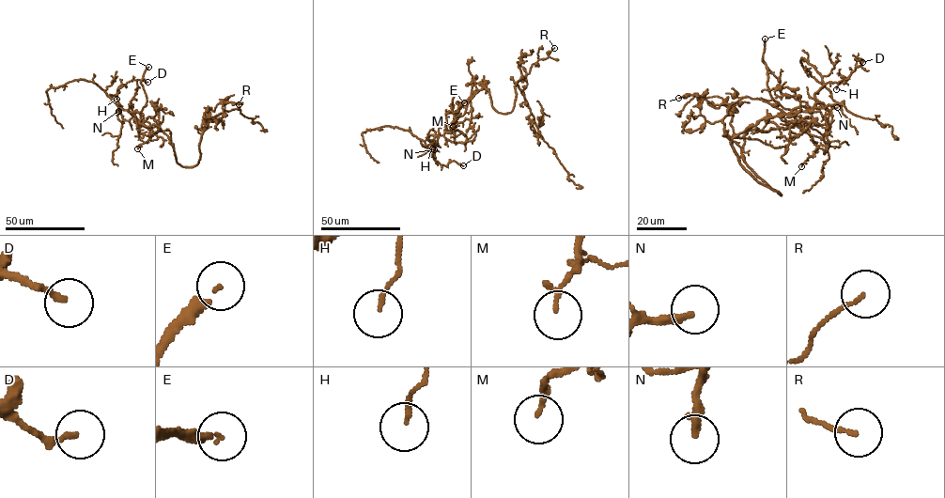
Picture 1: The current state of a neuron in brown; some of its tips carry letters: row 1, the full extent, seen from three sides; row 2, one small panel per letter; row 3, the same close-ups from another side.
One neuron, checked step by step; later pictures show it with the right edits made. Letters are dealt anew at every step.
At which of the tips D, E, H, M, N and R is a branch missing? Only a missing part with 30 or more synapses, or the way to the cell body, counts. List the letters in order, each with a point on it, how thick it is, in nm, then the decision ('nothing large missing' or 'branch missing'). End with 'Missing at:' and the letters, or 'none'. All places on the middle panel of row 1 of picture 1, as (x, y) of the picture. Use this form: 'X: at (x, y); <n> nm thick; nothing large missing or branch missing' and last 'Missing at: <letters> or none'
D: at (463, 165); 170 nm thick; nothing large missing
E: at (464, 102); 190 nm thick; branch missing
H: at (432, 148); 120 nm thick; branch missing
M: at (453, 126); 130 nm thick; nothing large missing
N: at (434, 149); 240 nm thick; branch missing
R: at (554, 48); 100 nm thick; nothing large missing
Missing at: E, H, N

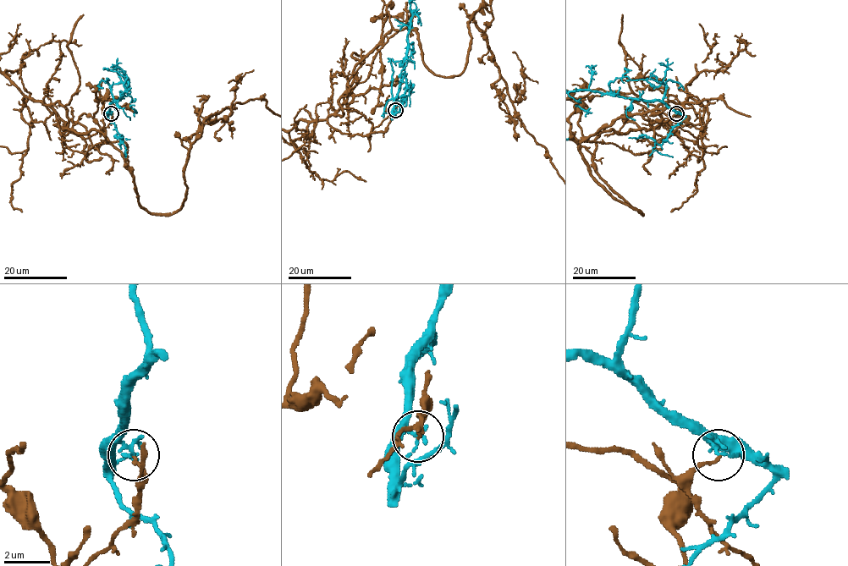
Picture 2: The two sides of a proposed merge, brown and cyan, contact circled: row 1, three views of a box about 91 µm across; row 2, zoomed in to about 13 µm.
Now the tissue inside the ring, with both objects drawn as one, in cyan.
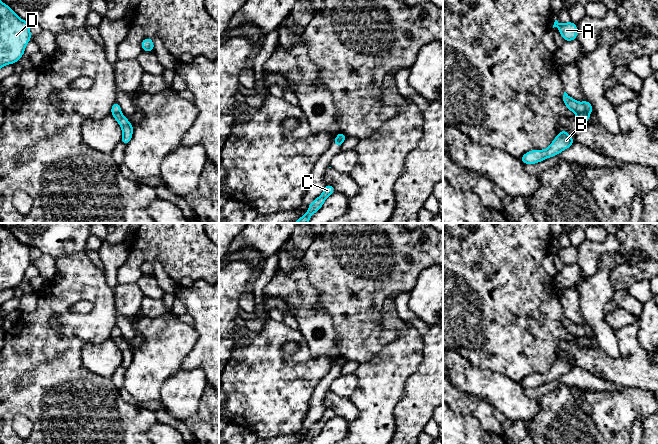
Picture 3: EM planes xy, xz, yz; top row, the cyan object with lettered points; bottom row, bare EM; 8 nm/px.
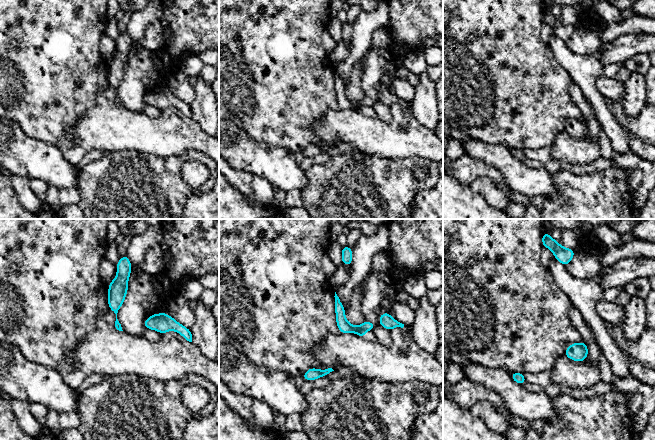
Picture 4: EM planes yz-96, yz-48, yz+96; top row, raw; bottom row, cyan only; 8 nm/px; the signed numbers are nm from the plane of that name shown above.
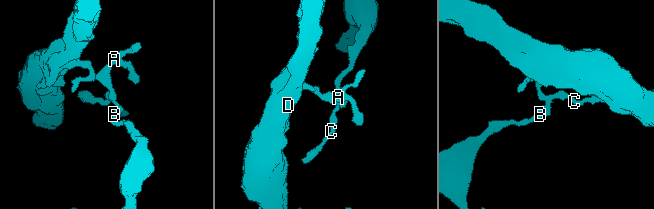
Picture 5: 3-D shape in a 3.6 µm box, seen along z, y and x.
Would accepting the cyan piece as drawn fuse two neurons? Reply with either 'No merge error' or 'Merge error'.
Merge error

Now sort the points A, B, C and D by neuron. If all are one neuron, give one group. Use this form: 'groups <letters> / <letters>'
groups A C D / B

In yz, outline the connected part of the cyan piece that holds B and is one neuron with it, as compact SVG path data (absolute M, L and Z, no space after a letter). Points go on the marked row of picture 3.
M562 130L546 150L529 151L520 157L520 161L523 164L537 164L544 159L558 155L561 151L569 148L574 143L573 138L568 132Z

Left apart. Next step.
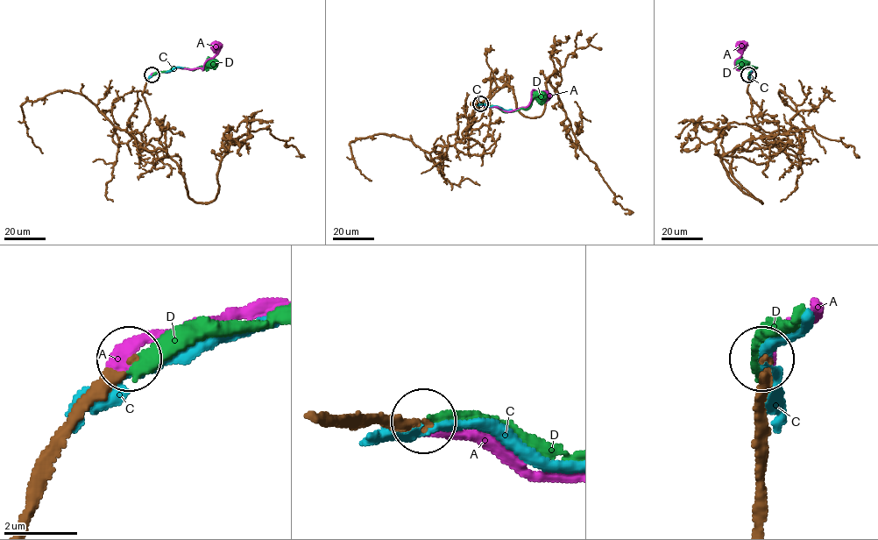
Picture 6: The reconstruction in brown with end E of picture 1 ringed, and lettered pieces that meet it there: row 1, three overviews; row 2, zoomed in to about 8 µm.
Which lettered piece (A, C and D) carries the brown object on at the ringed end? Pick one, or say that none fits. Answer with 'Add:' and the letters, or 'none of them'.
Add: A

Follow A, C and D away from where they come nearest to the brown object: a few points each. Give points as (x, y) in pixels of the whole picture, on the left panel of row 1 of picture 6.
A: (151, 75), (178, 67), (202, 70), (204, 63), (216, 53), (215, 46)
C: (151, 76), (183, 67)
D: (152, 74), (175, 67), (192, 69), (212, 64)

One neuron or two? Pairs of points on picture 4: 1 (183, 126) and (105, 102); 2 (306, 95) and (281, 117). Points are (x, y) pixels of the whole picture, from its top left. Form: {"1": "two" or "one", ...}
{"1": "one", "2": "one"}

